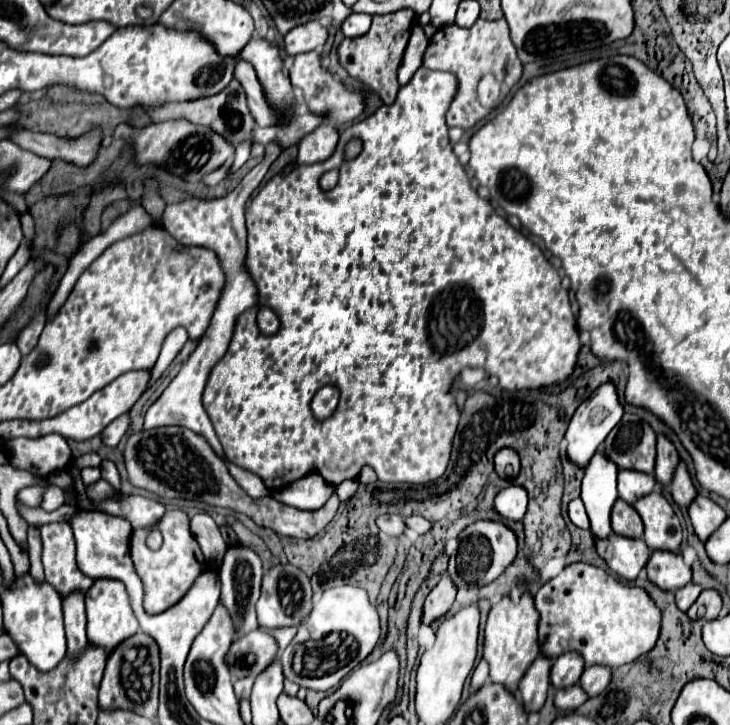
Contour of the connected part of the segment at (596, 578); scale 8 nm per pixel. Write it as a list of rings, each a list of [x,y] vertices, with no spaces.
[[[586,562],[568,564],[558,576],[548,580],[534,596],[534,606],[540,614],[538,620],[538,650],[550,662],[556,656],[566,652],[578,652],[584,658],[584,664],[602,664],[608,668],[624,666],[636,660],[640,654],[646,654],[654,648],[660,632],[660,610],[650,600],[650,596],[638,586],[626,586],[620,580],[606,574],[602,568],[596,568]]]

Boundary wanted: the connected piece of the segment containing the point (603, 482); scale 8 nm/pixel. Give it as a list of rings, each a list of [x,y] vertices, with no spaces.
[[[596,452],[586,466],[586,474],[582,480],[582,502],[586,506],[590,518],[590,532],[604,540],[604,536],[612,534],[610,528],[610,512],[618,498],[616,490],[616,464],[610,462],[602,452]]]

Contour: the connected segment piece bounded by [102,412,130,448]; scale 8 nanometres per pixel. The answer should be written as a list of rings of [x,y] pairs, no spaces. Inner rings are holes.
[[[126,412],[126,414],[118,416],[114,422],[110,422],[110,424],[104,428],[104,432],[102,432],[104,444],[110,446],[110,448],[114,448],[114,446],[120,442],[120,438],[126,434],[128,426],[130,426],[130,414]]]

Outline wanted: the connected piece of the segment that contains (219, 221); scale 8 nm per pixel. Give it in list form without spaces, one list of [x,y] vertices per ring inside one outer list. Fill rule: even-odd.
[[[268,144],[264,160],[260,162],[260,168],[252,168],[228,196],[224,196],[220,200],[212,200],[212,202],[188,198],[188,200],[182,200],[178,204],[168,204],[164,214],[162,214],[162,226],[182,246],[202,246],[202,248],[208,248],[208,250],[216,252],[216,256],[220,260],[220,266],[224,270],[224,276],[226,276],[226,284],[224,284],[222,294],[218,298],[218,304],[216,304],[216,310],[212,314],[210,326],[206,328],[202,340],[198,340],[196,350],[182,364],[180,372],[166,386],[166,390],[160,394],[160,398],[148,408],[148,412],[144,416],[144,430],[178,424],[178,426],[184,426],[184,428],[190,428],[190,430],[202,434],[208,440],[208,444],[214,448],[214,452],[224,456],[222,446],[220,446],[220,442],[214,434],[212,422],[210,422],[204,406],[202,406],[202,392],[204,392],[210,370],[214,368],[214,364],[218,364],[218,360],[224,358],[224,354],[230,346],[238,316],[244,314],[250,308],[258,308],[258,288],[254,286],[254,280],[252,280],[252,276],[246,268],[246,252],[248,252],[246,236],[248,234],[246,234],[246,224],[244,224],[244,208],[246,208],[246,200],[250,198],[250,194],[262,182],[260,180],[260,170],[268,170],[268,166],[278,158],[280,152],[282,150],[276,144]]]

